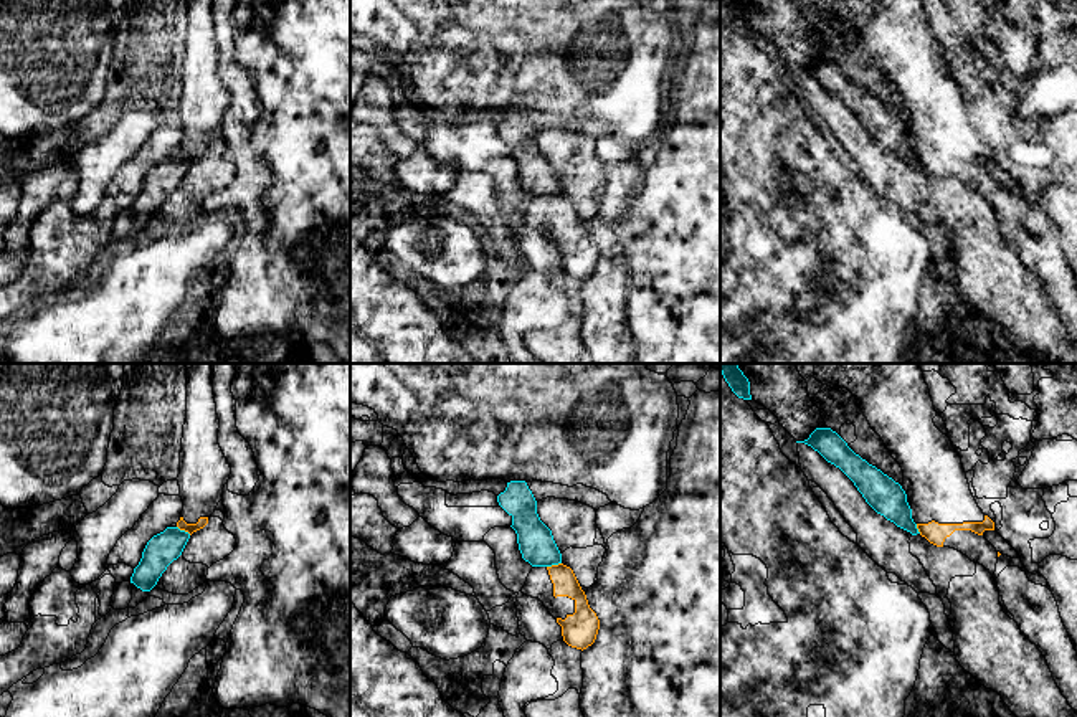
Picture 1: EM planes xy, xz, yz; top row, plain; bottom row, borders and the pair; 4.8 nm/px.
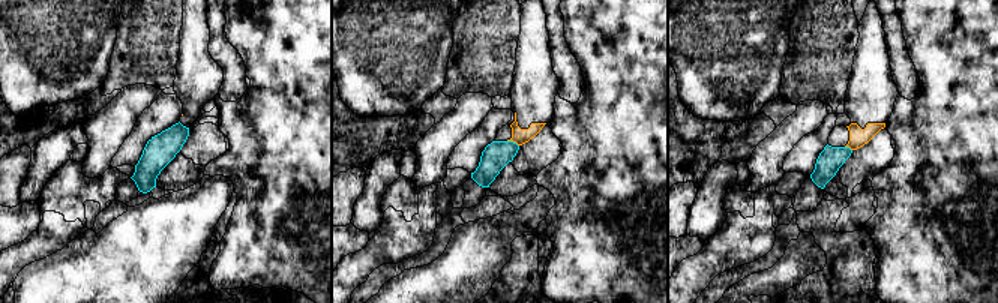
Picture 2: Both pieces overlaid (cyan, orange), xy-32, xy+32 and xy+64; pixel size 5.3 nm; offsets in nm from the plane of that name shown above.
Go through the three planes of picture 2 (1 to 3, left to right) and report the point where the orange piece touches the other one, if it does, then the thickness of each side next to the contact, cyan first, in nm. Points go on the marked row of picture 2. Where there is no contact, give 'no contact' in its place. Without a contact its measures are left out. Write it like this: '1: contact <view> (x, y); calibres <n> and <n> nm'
1: no contact
2: contact xy+32 (512, 141); calibres 150 and 80 nm
3: contact xy+64 (848, 147); calibres 140 and 100 nm

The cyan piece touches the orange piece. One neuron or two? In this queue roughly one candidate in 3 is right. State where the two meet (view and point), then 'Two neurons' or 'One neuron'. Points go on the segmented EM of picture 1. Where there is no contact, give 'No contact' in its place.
Touches cyan at xz (554, 564). Two neurons

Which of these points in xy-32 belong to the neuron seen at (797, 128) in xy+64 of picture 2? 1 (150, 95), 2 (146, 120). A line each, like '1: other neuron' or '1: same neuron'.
1: same neuron
2: other neuron

